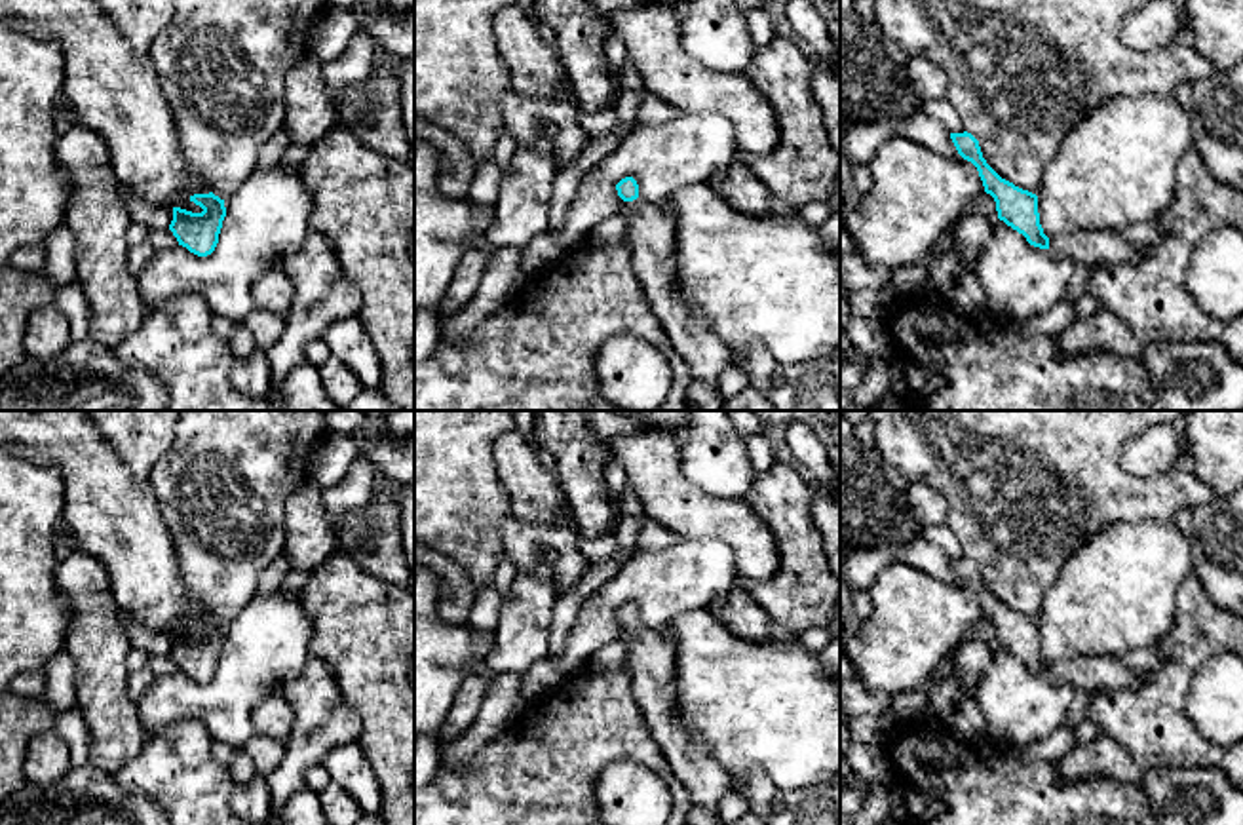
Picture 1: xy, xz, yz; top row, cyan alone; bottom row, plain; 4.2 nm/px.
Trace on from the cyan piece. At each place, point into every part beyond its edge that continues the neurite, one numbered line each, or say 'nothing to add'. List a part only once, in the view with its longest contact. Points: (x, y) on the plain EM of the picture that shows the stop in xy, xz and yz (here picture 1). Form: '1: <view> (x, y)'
1: xz (650, 658)

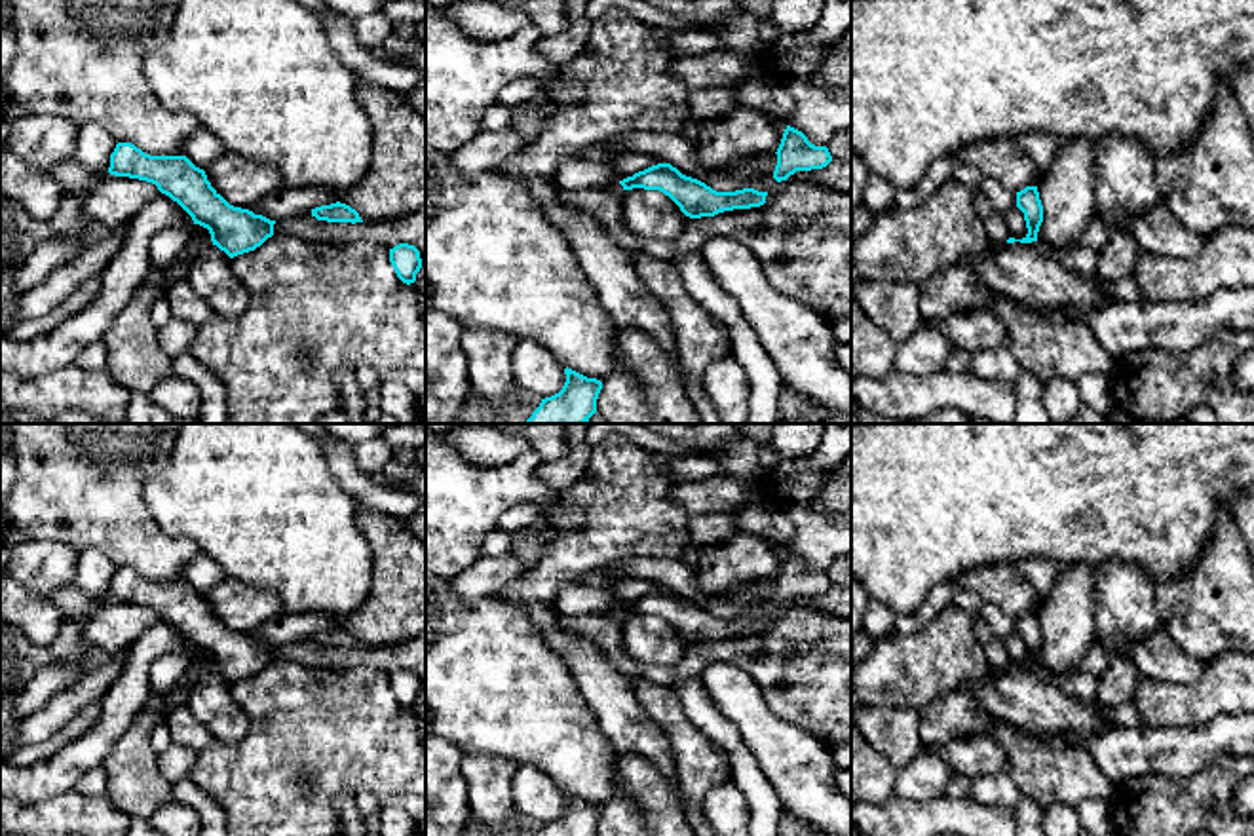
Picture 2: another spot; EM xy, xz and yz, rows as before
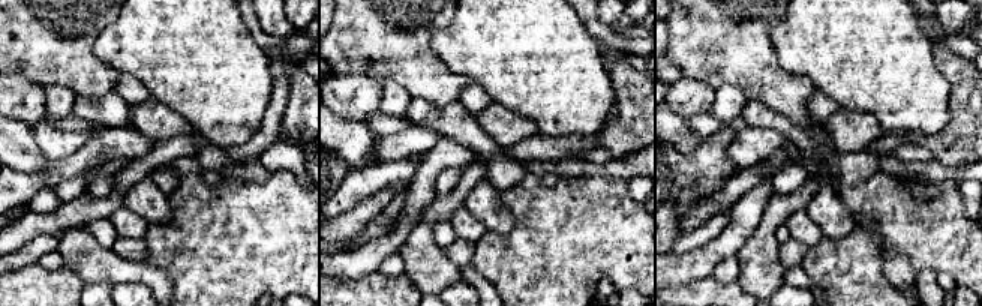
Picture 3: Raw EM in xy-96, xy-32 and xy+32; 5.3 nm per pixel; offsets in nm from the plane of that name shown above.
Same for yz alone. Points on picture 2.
nothing to add

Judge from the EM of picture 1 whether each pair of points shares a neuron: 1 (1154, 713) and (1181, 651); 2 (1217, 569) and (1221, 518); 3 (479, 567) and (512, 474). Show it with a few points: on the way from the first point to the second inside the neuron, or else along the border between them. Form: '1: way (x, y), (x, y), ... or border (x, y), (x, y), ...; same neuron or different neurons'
1: way (1162, 698), (1181, 666); same neuron
2: way (1221, 556), (1221, 531); same neuron
3: border (495, 447), (495, 470), (512, 514); different neurons

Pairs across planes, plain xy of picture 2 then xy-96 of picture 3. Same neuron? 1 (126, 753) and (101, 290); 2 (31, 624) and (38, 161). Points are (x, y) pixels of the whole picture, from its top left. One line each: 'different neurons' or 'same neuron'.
1: different neurons
2: same neuron

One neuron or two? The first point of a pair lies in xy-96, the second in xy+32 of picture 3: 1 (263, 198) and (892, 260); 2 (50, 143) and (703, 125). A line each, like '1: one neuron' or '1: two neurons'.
1: two neurons
2: two neurons

